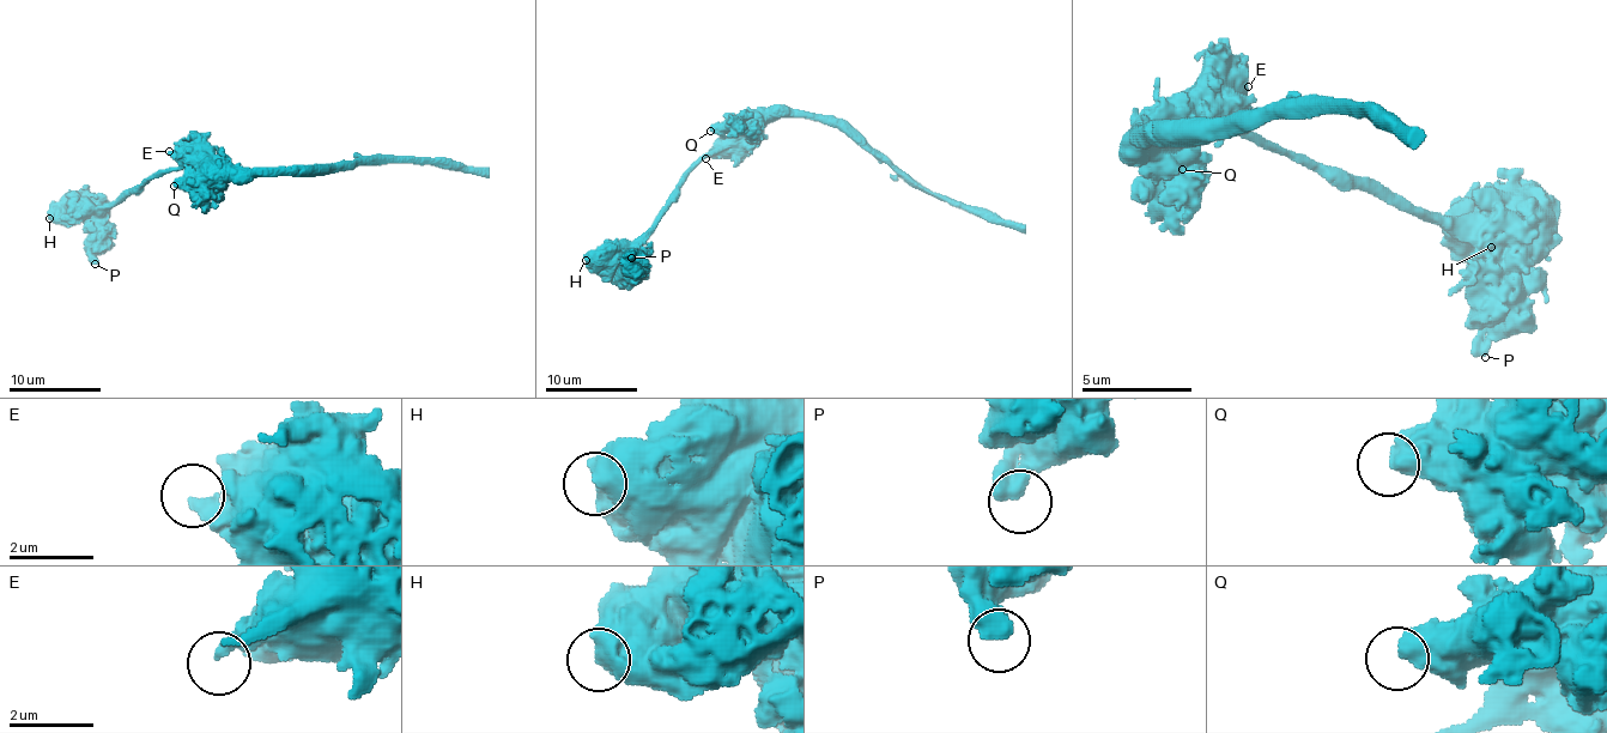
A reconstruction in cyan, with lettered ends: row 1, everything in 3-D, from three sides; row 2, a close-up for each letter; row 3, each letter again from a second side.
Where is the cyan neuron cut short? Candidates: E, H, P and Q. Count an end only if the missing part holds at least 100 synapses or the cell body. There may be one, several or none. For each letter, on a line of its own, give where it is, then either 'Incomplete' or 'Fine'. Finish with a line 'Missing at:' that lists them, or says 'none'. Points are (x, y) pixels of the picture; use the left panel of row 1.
E: Place: (169, 151). Fine
H: Place: (49, 218). Fine
P: Place: (95, 264). Fine
Q: Place: (174, 186). Fine
Missing at: none

